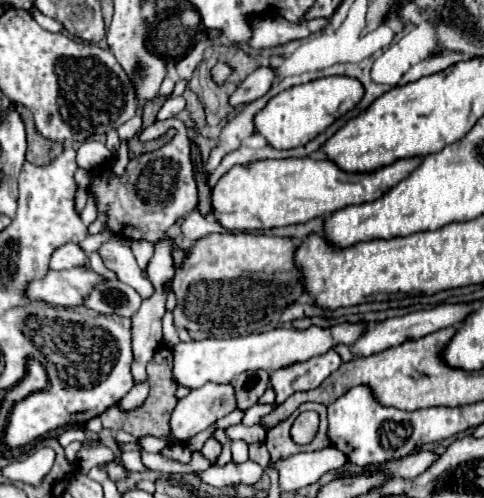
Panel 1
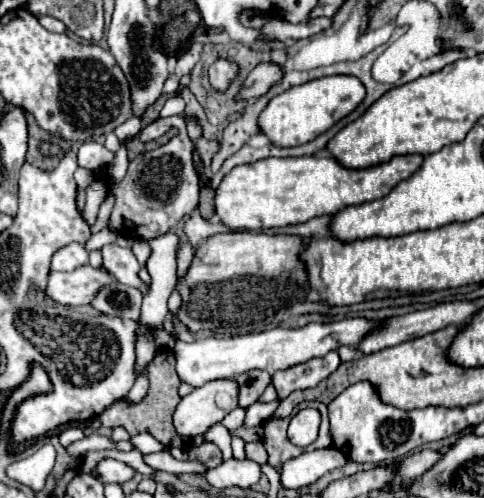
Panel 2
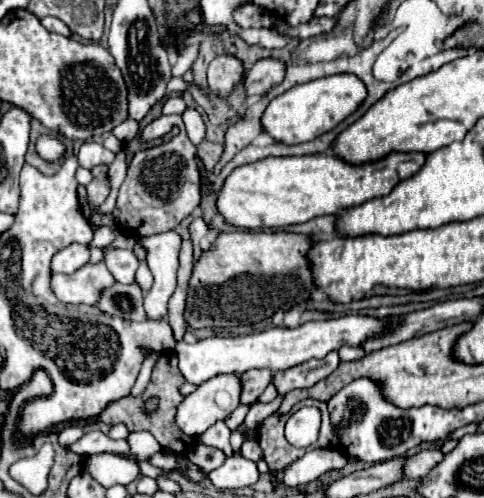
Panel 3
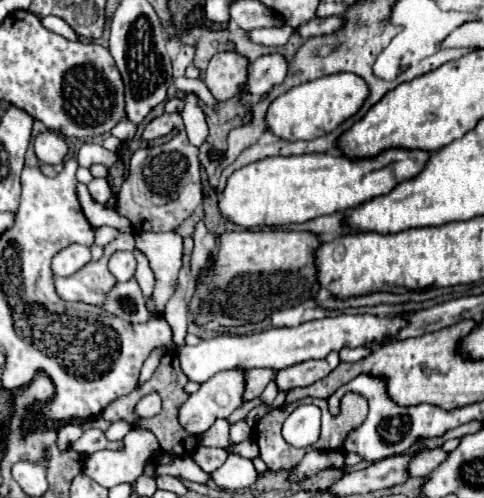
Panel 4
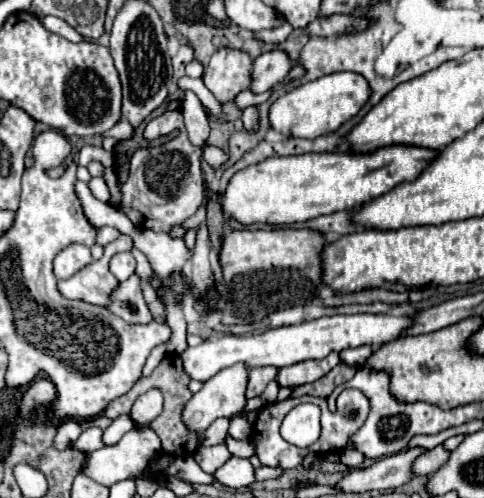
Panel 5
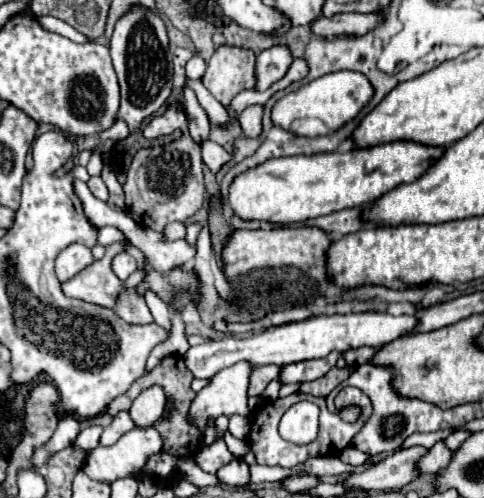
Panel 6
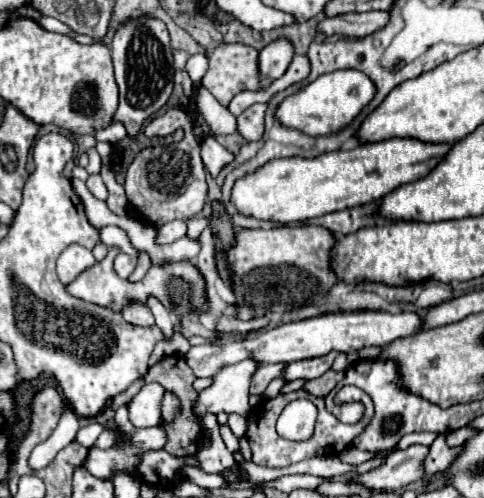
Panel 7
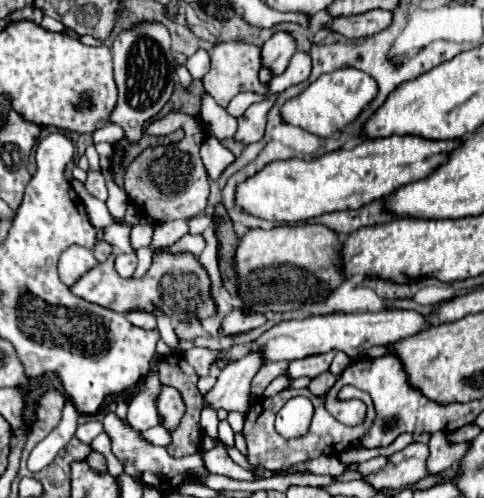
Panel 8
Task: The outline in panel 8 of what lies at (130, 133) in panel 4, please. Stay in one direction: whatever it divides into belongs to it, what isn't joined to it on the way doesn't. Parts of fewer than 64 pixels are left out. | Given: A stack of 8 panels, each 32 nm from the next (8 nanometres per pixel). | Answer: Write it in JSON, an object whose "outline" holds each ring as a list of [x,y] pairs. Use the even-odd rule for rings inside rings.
{"outline":[[[106,124],[104,128],[98,128],[94,134],[94,144],[98,142],[110,142],[110,144],[116,144],[118,140],[122,140],[122,128],[116,126],[116,124]]]}

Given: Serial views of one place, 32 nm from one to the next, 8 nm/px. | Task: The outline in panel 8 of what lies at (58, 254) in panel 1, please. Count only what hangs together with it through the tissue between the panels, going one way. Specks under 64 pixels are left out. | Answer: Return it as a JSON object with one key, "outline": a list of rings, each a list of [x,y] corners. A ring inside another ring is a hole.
{"outline":[[[70,246],[68,250],[62,252],[60,262],[58,262],[60,280],[66,286],[72,286],[76,284],[76,280],[80,280],[80,276],[84,276],[84,272],[92,270],[96,264],[98,262],[92,256],[92,250],[86,250],[82,246]]]}

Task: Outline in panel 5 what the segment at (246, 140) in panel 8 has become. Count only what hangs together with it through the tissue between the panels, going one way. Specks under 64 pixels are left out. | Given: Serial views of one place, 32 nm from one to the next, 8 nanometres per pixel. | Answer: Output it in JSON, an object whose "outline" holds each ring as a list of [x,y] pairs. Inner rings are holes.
{"outline":[[[248,106],[248,108],[242,112],[242,124],[244,124],[246,132],[256,132],[256,130],[258,130],[258,108]]]}

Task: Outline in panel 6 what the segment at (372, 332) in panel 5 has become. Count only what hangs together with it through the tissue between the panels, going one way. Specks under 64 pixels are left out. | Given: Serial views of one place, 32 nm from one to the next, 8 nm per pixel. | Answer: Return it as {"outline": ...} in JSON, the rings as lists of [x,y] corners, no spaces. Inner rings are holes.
{"outline":[[[360,312],[360,314],[332,314],[332,316],[314,316],[302,322],[290,322],[282,326],[272,326],[256,336],[248,338],[220,338],[220,340],[210,340],[200,346],[192,346],[184,354],[184,362],[194,374],[194,378],[212,378],[216,372],[222,368],[228,368],[240,360],[248,360],[254,366],[262,364],[278,364],[286,366],[292,362],[300,360],[310,360],[310,358],[324,358],[332,350],[346,352],[346,350],[356,350],[362,346],[384,346],[400,336],[408,336],[414,332],[418,324],[416,316],[402,314],[402,316],[392,316],[388,312]]]}

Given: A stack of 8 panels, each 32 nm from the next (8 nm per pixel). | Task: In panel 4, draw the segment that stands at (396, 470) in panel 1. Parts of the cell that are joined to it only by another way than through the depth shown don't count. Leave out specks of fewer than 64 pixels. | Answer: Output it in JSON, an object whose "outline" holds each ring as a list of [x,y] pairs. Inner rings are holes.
{"outline":[[[434,448],[434,450],[422,450],[412,462],[410,462],[410,476],[428,476],[432,470],[436,470],[444,460],[448,458],[448,454],[442,448]]]}

